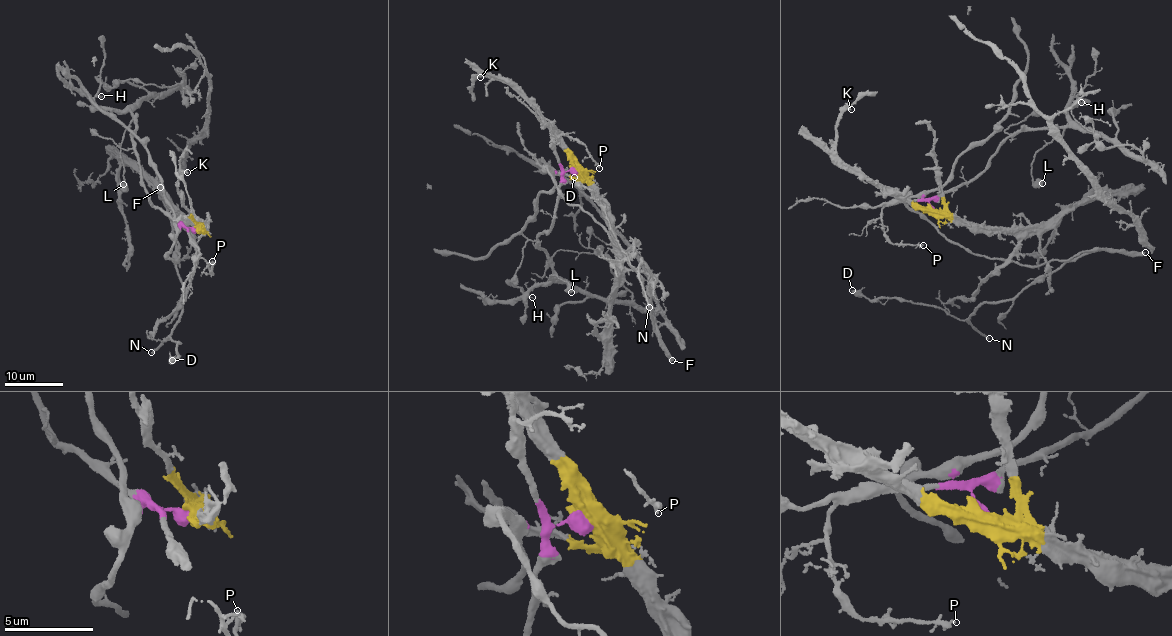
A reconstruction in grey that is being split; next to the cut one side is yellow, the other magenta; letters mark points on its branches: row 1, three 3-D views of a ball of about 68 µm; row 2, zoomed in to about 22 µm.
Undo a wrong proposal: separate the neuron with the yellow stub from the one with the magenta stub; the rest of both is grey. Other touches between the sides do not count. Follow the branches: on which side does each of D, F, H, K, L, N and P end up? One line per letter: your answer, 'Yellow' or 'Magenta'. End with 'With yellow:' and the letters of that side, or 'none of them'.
D: Magenta
F: Magenta
H: Magenta
K: Yellow
L: Magenta
N: Magenta
P: Magenta
With yellow: K

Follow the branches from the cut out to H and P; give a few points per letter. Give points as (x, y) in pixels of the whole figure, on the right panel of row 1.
H: (931, 210), (930, 199), (973, 180), (1007, 138), (1036, 128), (1065, 126), (1070, 102), (1074, 96), (1081, 102)
P: (931, 210), (925, 201), (888, 205), (881, 210), (884, 236), (894, 244), (924, 245)

